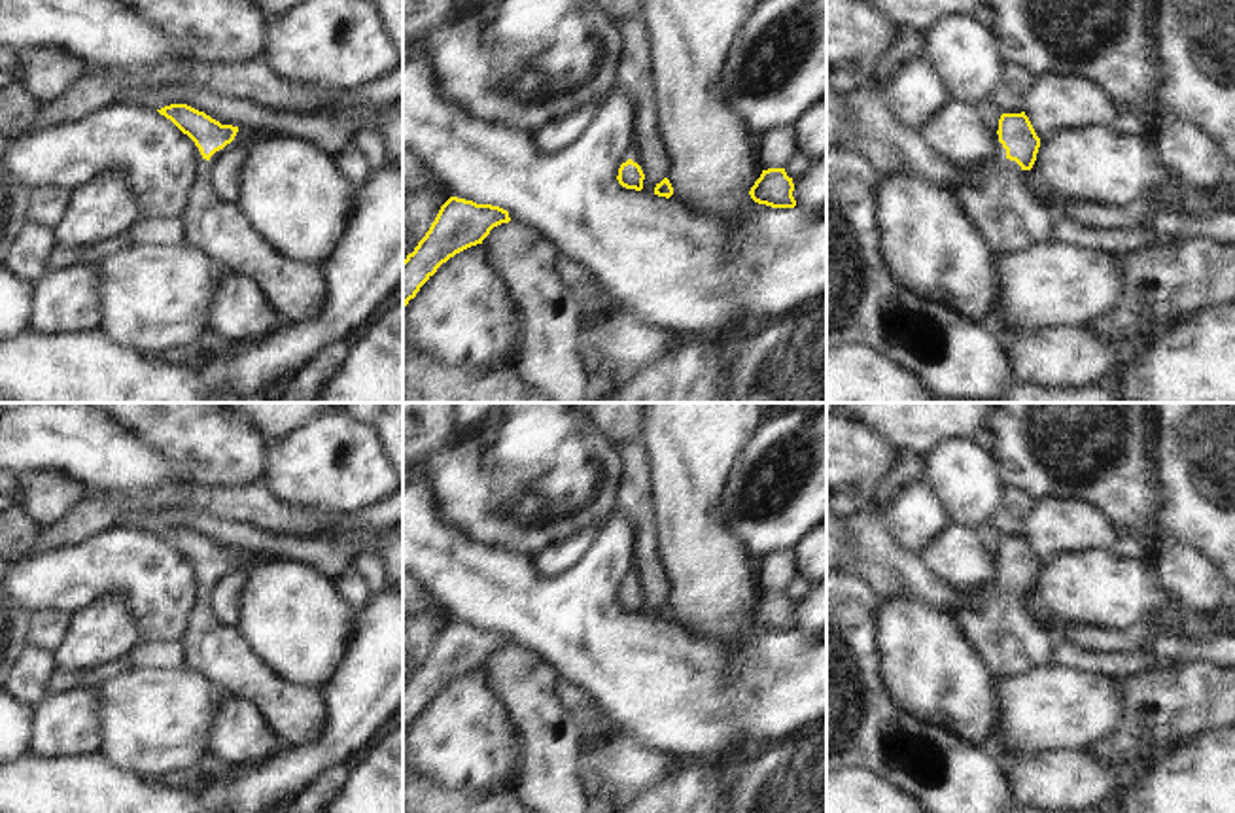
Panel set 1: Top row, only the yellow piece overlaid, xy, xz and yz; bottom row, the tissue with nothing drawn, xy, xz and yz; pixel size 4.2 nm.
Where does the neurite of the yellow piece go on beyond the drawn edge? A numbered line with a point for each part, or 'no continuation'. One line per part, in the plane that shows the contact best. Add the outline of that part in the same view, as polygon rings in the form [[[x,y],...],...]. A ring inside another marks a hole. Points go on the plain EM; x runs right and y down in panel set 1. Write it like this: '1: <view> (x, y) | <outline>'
1: yz (1010, 641) | [[[1006,582],[982,614],[961,613],[955,616],[961,633],[999,683],[1027,675],[1035,667],[1046,667],[1052,660],[1053,645],[1025,611],[1021,596],[1016,584]]]

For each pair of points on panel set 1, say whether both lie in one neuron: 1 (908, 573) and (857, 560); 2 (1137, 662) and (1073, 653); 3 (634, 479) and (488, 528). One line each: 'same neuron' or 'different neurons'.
1: same neuron
2: same neuron
3: different neurons

